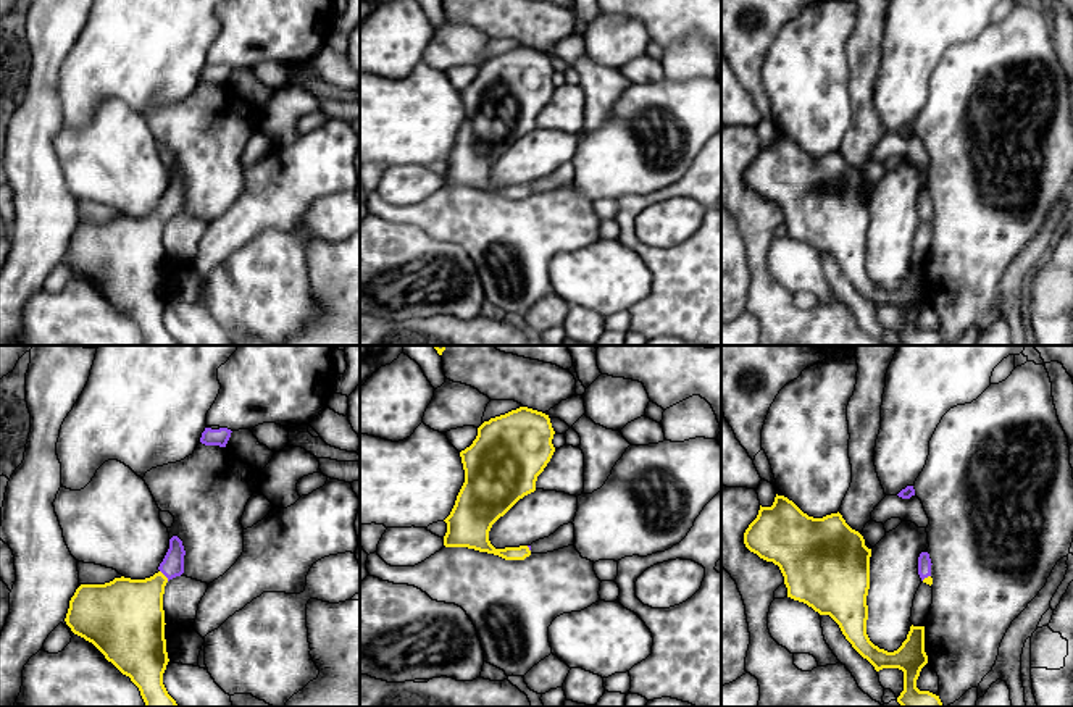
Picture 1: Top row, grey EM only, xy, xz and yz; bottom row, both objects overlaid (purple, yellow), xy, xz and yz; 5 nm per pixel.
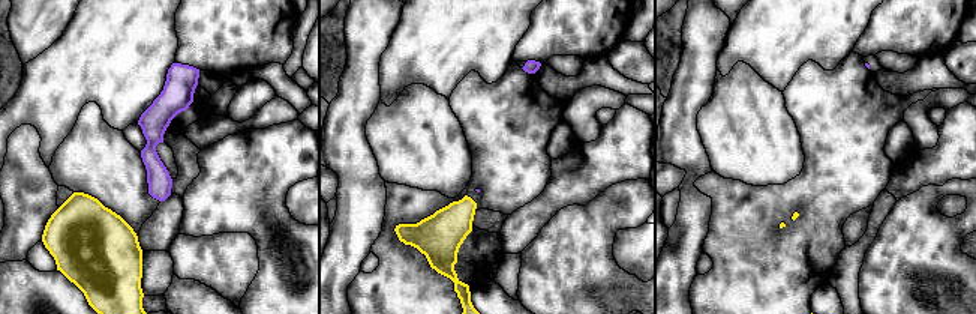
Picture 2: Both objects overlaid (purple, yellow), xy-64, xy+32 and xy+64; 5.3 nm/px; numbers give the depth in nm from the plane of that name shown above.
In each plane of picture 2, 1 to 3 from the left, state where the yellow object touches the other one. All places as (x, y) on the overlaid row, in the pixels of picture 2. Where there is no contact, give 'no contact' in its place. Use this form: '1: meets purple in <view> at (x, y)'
1: no contact
2: no contact
3: no contact

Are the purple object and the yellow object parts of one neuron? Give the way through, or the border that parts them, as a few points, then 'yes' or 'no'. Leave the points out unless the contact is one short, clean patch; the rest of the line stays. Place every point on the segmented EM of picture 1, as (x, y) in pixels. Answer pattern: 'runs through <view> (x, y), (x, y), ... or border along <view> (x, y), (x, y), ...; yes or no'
runs through xy (173, 564), (163, 573), (131, 612); yes

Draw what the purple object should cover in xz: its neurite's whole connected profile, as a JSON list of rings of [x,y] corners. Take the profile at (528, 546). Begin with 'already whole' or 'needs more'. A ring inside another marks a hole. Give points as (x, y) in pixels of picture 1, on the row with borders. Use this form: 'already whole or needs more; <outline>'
needs more; [[[528,407],[478,428],[473,444],[460,452],[465,483],[444,520],[445,547],[468,547],[505,560],[531,555],[531,546],[495,549],[489,531],[520,499],[536,491],[537,476],[555,452],[553,434],[549,415]]]

